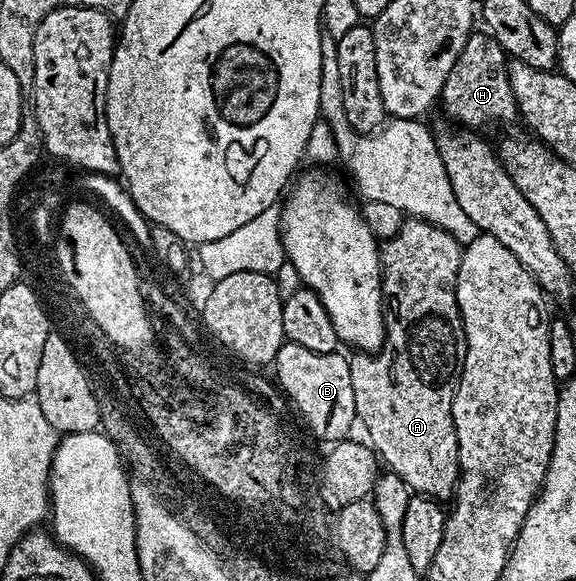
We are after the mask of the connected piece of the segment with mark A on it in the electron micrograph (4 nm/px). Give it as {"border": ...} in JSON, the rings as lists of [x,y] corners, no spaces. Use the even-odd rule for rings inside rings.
{"border":[[[411,219],[409,222],[403,223],[402,229],[395,236],[385,241],[381,245],[382,254],[382,295],[388,298],[388,311],[386,312],[386,341],[382,344],[382,350],[373,354],[369,352],[355,351],[349,357],[350,369],[352,370],[352,394],[356,394],[356,417],[366,427],[369,443],[375,452],[378,453],[379,461],[383,465],[386,464],[391,473],[399,476],[407,486],[411,493],[419,496],[430,496],[434,500],[443,502],[449,501],[453,497],[454,489],[458,486],[458,471],[460,470],[460,458],[458,457],[458,443],[456,442],[456,426],[452,418],[452,402],[454,395],[458,389],[460,382],[460,374],[464,366],[464,358],[466,357],[466,335],[464,334],[464,326],[462,325],[462,315],[460,314],[460,306],[454,291],[456,290],[456,282],[458,281],[458,271],[460,270],[460,262],[462,261],[463,245],[456,242],[456,238],[452,238],[452,234],[448,234],[444,230],[440,230],[436,226],[429,224],[427,220]]]}

